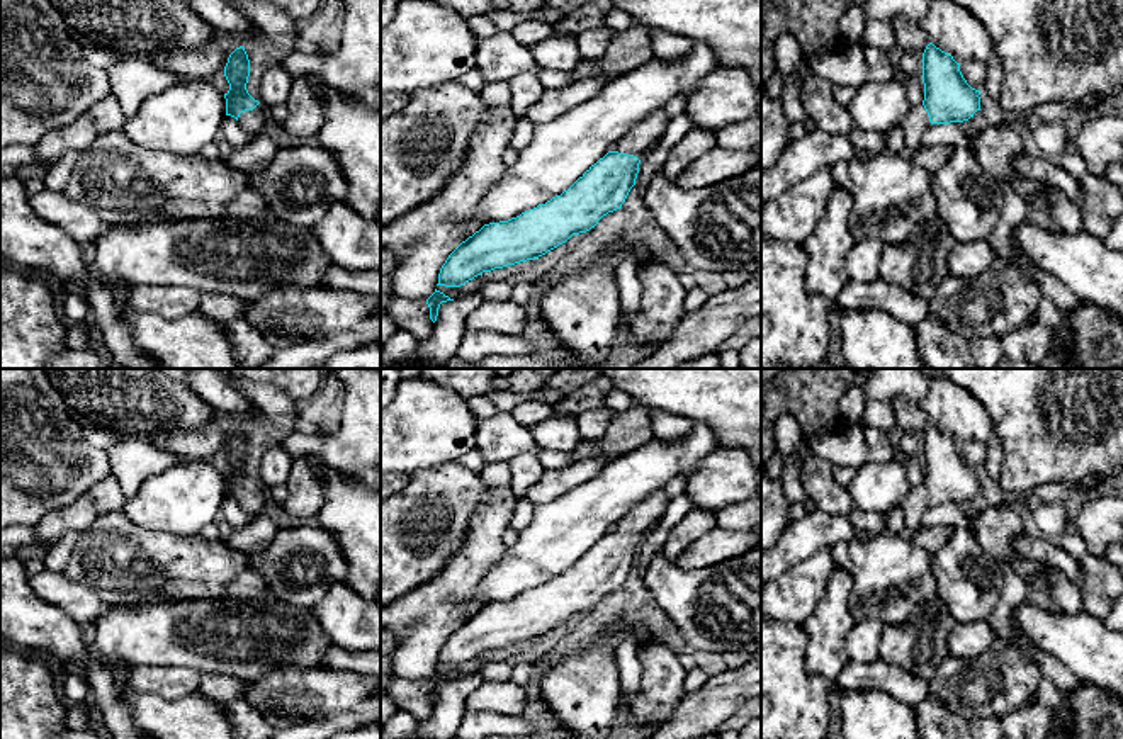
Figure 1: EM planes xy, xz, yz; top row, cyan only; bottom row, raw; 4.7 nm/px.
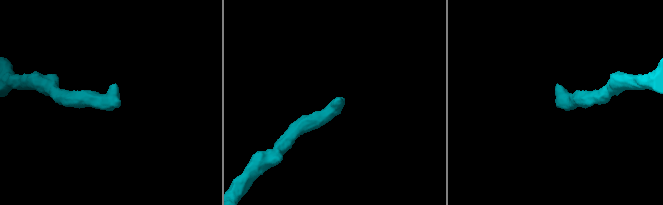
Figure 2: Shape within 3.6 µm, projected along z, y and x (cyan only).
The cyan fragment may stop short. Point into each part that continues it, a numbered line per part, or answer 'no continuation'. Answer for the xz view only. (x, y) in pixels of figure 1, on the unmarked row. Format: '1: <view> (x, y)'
1: xz (641, 518)

